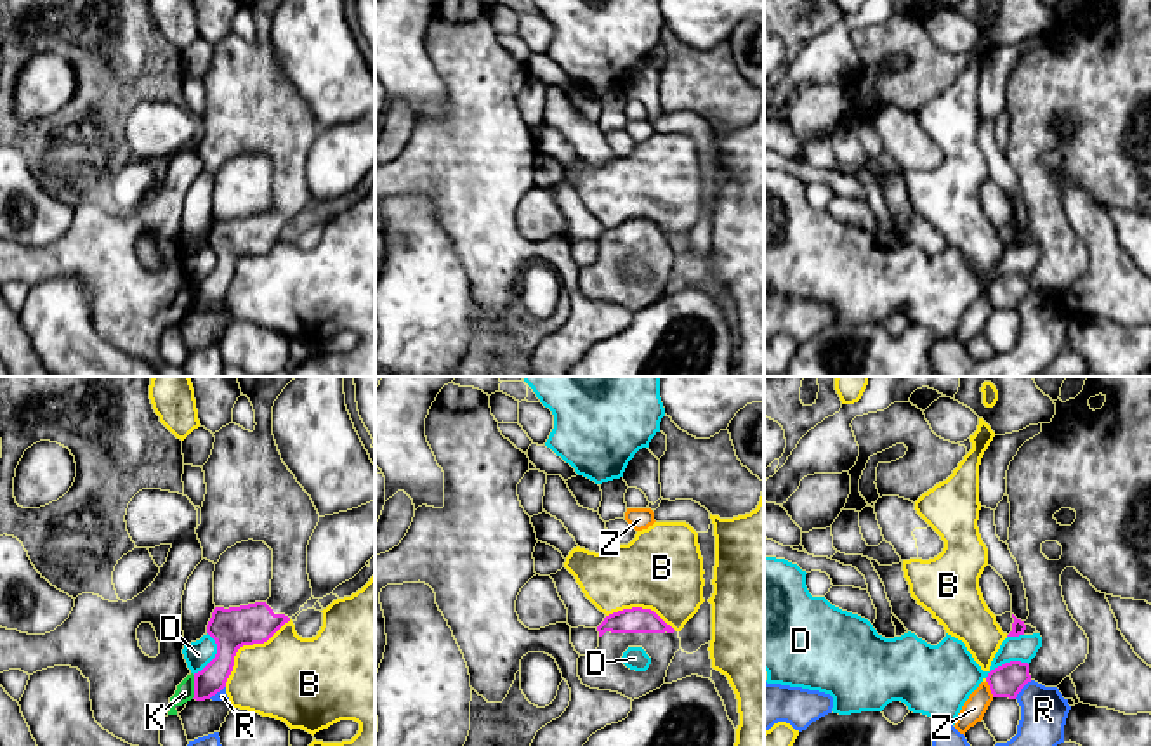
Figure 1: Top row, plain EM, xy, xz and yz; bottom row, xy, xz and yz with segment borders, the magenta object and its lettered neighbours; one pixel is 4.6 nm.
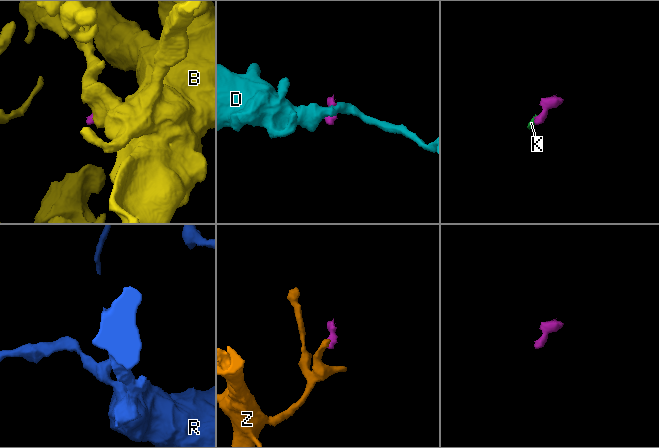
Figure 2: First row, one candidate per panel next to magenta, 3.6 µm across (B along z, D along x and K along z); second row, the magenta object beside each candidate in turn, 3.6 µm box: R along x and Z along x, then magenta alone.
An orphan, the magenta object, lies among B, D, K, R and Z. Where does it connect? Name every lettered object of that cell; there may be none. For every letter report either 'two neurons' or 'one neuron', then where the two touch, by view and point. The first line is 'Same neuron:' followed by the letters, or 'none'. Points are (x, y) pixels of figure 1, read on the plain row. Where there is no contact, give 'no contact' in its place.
Same neuron: none
B: two neurons; meets magenta in xy at (245, 255)
D: two neurons; meets magenta in xy at (216, 266)
K: two neurons; meets magenta in xy at (195, 299)
R: two neurons; meets magenta in yz at (1021, 299)
Z: two neurons; meets magenta in yz at (990, 301)

